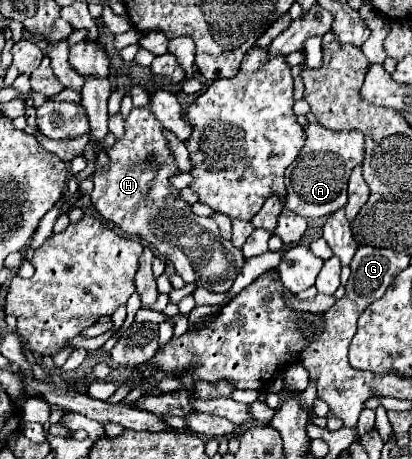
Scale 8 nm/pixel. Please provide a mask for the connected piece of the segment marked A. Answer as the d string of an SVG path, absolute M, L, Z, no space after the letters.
M319 124L305 126L305 146L299 158L285 170L287 202L285 208L305 216L321 218L347 204L347 180L351 170L363 162L363 134L353 132L333 132Z

